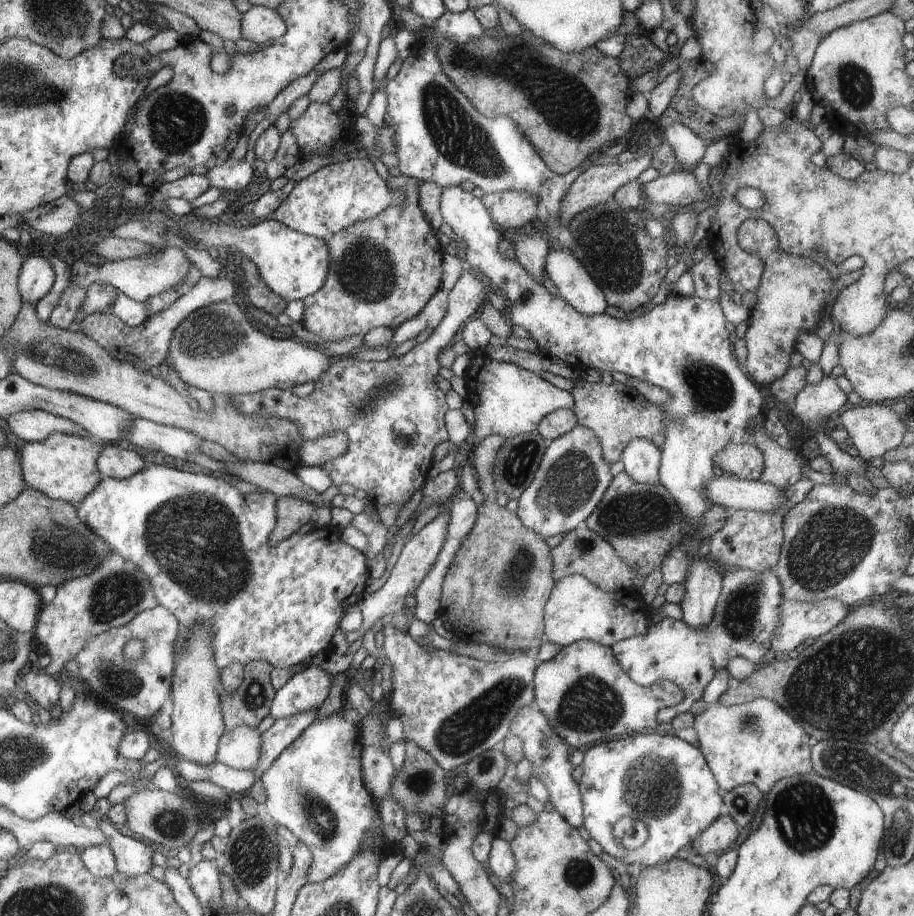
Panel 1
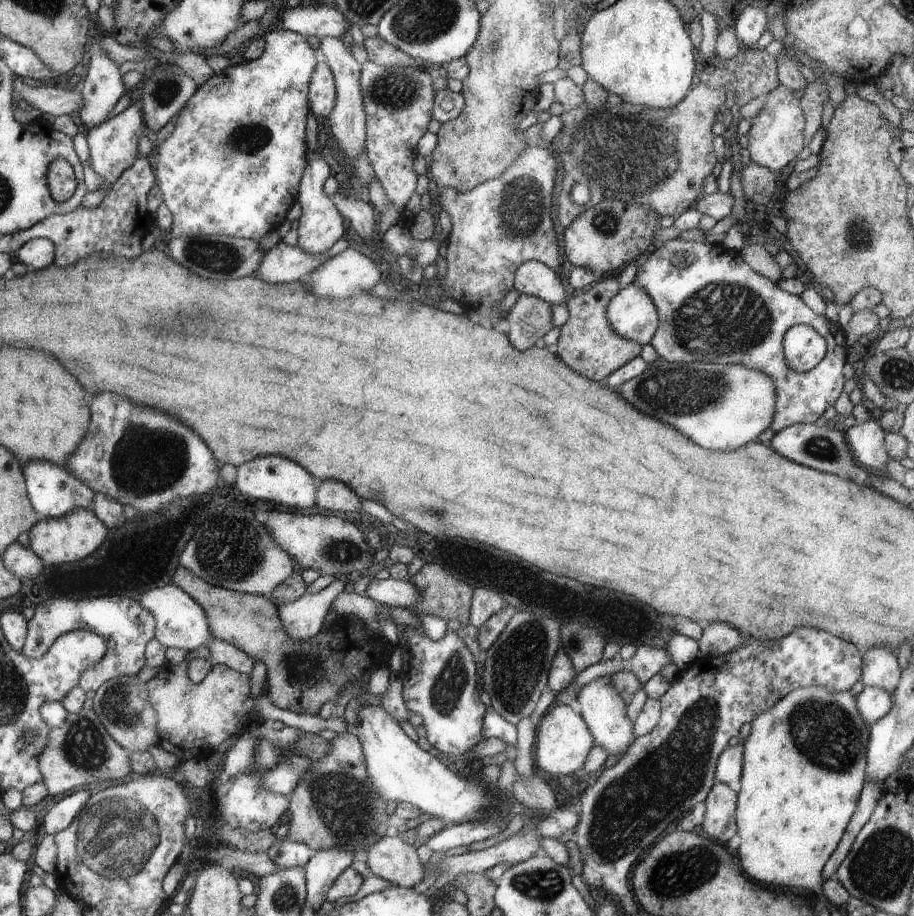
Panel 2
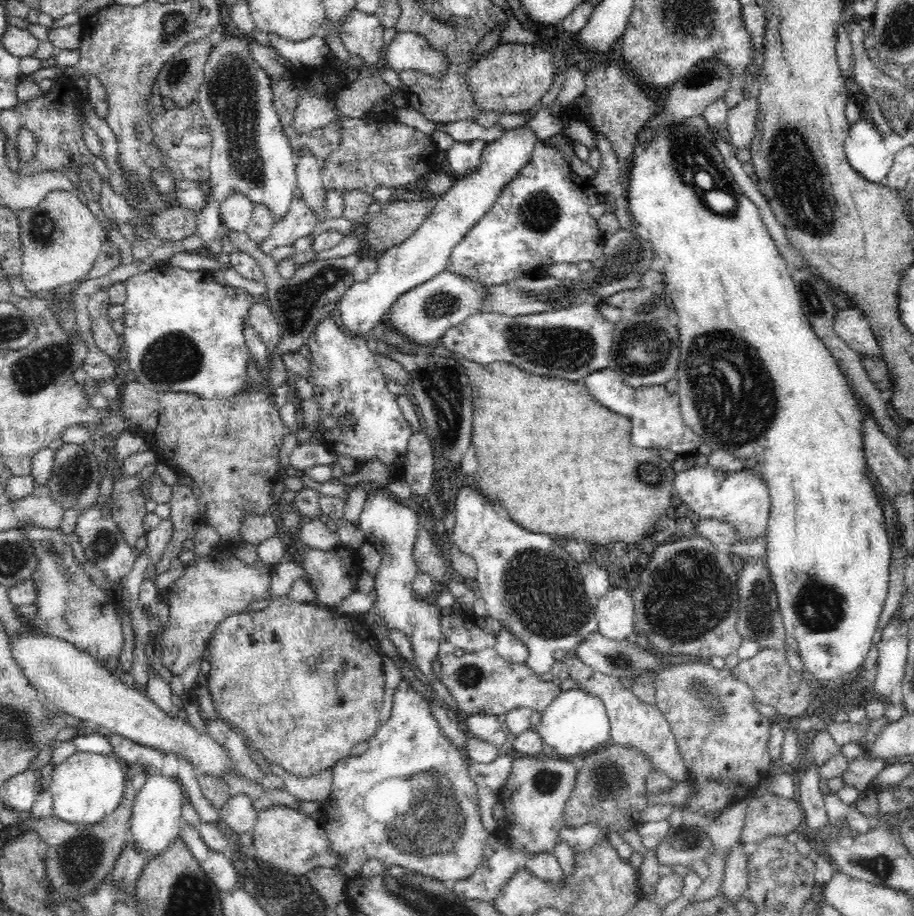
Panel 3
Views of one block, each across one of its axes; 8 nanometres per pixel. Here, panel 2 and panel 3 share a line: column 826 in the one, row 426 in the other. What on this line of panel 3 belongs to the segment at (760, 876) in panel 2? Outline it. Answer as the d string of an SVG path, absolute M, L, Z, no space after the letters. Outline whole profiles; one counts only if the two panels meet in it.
M702 116L695 117L692 121L686 120L681 123L672 123L670 127L660 127L653 135L647 135L648 142L646 146L637 146L635 143L633 145L633 153L629 158L629 170L627 172L627 178L625 183L625 195L630 207L630 214L634 218L634 222L637 222L639 230L642 231L646 238L652 243L655 256L662 258L664 261L663 274L665 276L665 286L667 287L667 292L672 299L672 309L678 312L677 327L679 330L679 348L680 348L680 366L677 368L676 377L678 379L677 395L679 396L679 405L681 410L682 418L684 419L684 424L688 425L692 431L694 431L700 438L702 438L704 443L708 443L708 446L714 450L722 449L728 451L730 454L737 456L740 460L744 461L744 466L746 470L756 473L757 476L762 477L765 481L765 485L769 488L769 494L771 499L771 512L769 515L769 524L767 527L766 537L768 542L767 547L767 568L770 571L770 578L774 581L774 586L776 589L776 594L778 598L778 605L780 605L780 612L783 614L783 622L787 633L791 639L793 645L797 648L799 652L801 661L803 662L803 668L805 671L809 671L817 684L825 683L826 685L837 686L843 684L846 681L852 679L856 674L859 673L859 667L865 662L866 656L868 656L868 651L870 646L872 646L872 639L874 639L874 634L877 632L877 627L881 618L882 610L884 610L885 600L888 594L889 587L889 569L892 565L892 548L890 547L890 541L888 538L888 524L887 520L884 519L884 506L880 503L880 495L876 493L876 488L872 487L872 482L870 480L872 473L869 468L867 468L867 461L864 456L864 451L862 450L862 412L860 412L860 406L856 404L856 398L854 398L854 390L850 390L851 386L848 386L848 379L843 375L843 371L840 370L839 363L836 359L828 352L827 346L816 336L814 330L808 322L807 315L803 313L802 300L798 297L798 292L796 291L796 286L794 284L793 278L790 274L790 266L782 258L781 254L778 252L776 243L772 238L772 235L768 232L762 217L760 217L760 209L758 206L744 194L742 187L736 183L732 173L726 165L724 160L719 153L719 149L715 146L715 143L710 138L710 132L708 131L708 126L706 121Z

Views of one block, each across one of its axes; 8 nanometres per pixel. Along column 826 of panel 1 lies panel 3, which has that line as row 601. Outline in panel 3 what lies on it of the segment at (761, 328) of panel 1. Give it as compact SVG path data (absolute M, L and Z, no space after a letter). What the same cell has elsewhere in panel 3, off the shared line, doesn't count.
M287 595L275 597L269 600L268 606L258 611L236 613L225 619L216 629L209 640L209 654L207 659L210 670L207 672L208 690L212 695L213 705L218 718L229 726L237 726L243 736L254 742L255 748L261 750L265 761L278 764L282 769L298 777L308 778L319 774L322 770L332 769L338 760L351 756L350 750L359 742L368 740L374 736L379 727L378 714L384 702L384 655L375 638L373 630L368 628L366 632L360 632L356 636L356 630L366 630L363 624L356 624L356 618L347 616L339 608L330 608L317 602L294 602Z

